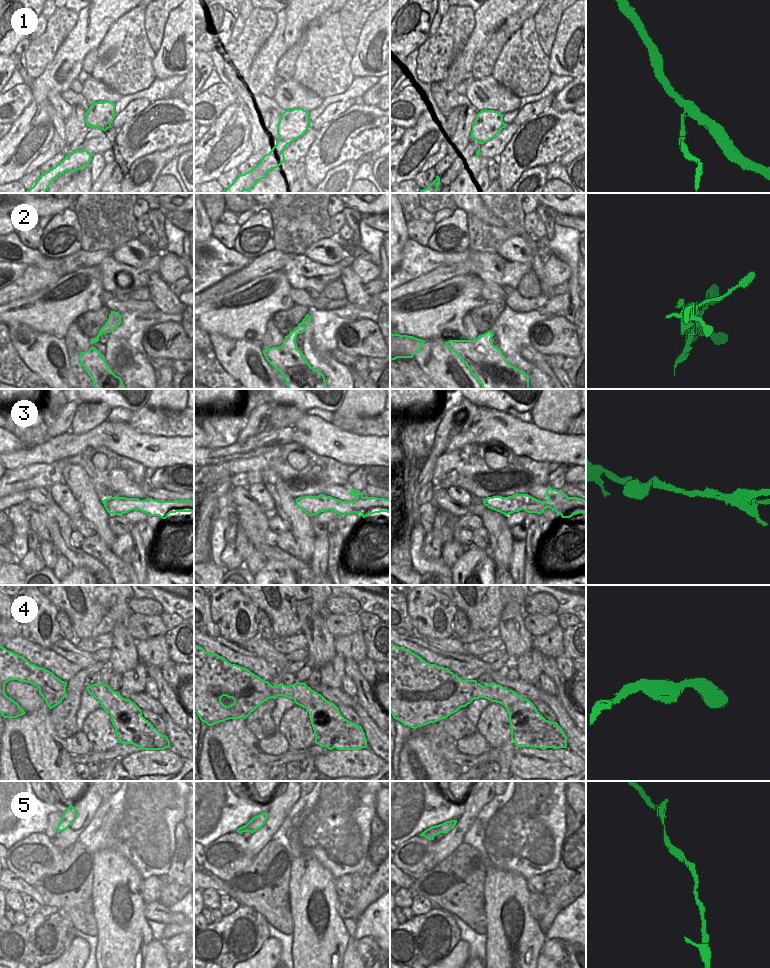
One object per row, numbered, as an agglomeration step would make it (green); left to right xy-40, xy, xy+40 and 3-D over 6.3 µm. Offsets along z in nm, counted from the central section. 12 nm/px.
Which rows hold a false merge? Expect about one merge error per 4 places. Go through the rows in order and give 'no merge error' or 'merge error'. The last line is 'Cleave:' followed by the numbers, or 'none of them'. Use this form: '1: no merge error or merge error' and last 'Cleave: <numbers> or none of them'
1: merge error
2: no merge error
3: no merge error
4: no merge error
5: no merge error
Cleave: 1

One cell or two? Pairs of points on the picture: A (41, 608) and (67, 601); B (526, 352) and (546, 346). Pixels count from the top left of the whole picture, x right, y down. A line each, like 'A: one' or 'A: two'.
A: two
B: two

